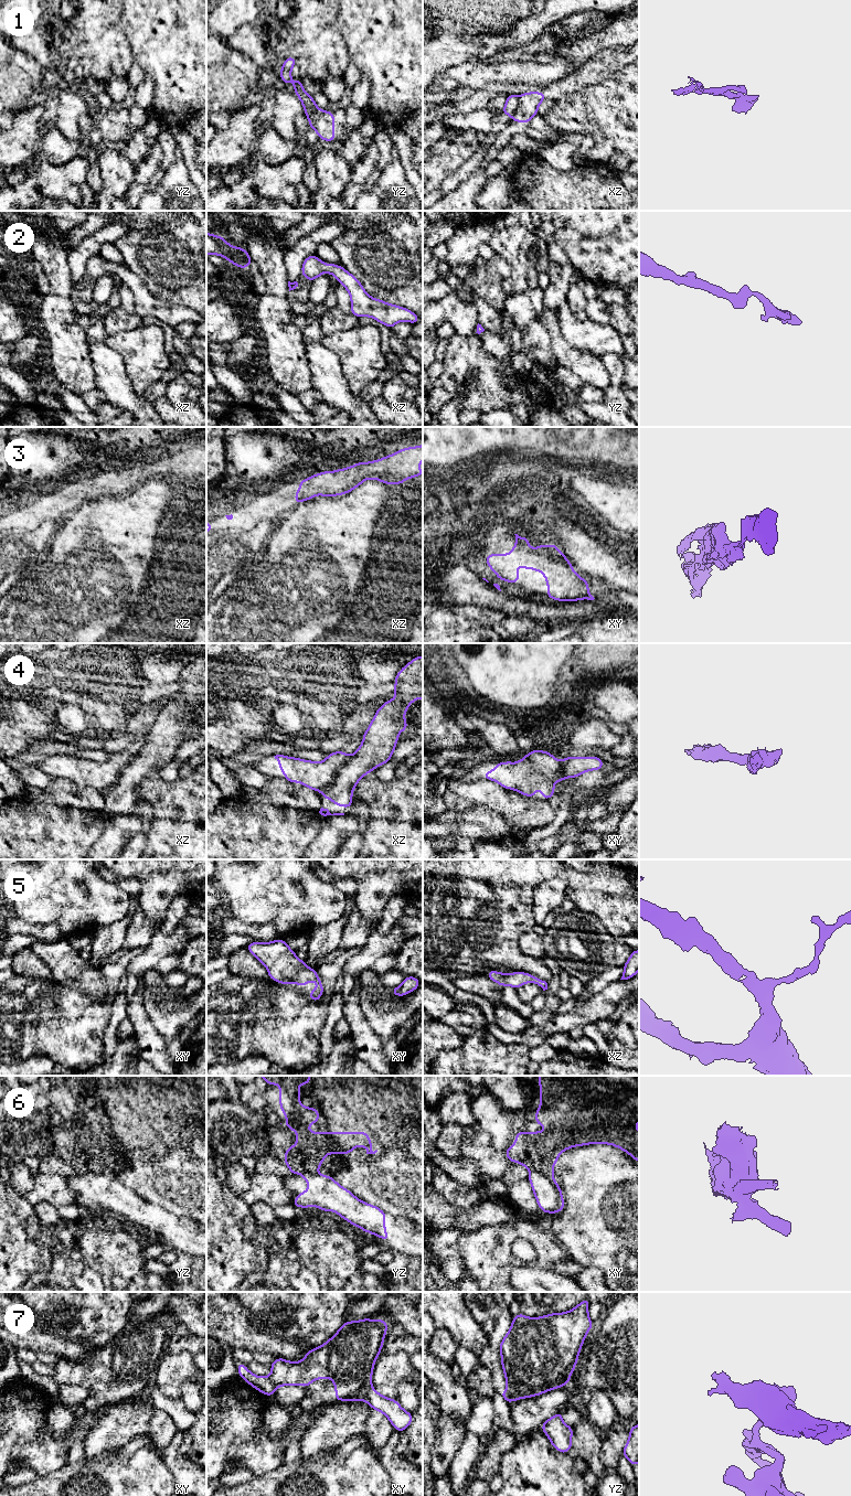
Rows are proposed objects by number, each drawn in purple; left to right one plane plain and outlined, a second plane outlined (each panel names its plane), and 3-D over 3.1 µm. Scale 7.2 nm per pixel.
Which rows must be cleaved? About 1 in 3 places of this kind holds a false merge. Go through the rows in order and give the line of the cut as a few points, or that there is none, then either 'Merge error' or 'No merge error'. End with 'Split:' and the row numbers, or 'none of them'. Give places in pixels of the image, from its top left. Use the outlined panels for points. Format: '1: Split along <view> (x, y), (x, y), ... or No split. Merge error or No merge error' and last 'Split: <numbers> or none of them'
1: Split along xz (520, 96), (520, 103), (511, 116). Merge error
2: No split. No merge error
3: No split. No merge error
4: Split along xz (350, 757), (333, 777). Merge error
5: No split. No merge error
6: Split along xy (532, 1171), (539, 1171), (550, 1178). Merge error
7: Split along xy (372, 1387), (364, 1400). Merge error
Split: 1, 4, 6, 7

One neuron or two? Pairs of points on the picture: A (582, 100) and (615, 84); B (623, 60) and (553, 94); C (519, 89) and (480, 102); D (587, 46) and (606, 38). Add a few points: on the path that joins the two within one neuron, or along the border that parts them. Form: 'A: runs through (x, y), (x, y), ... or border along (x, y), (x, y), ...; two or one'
A: runs through (589, 100), (598, 100), (607, 92); one
B: runs through (605, 63), (571, 84); one
C: runs through (509, 89), (492, 89), (490, 92); one
D: runs through (592, 42), (602, 38); one

